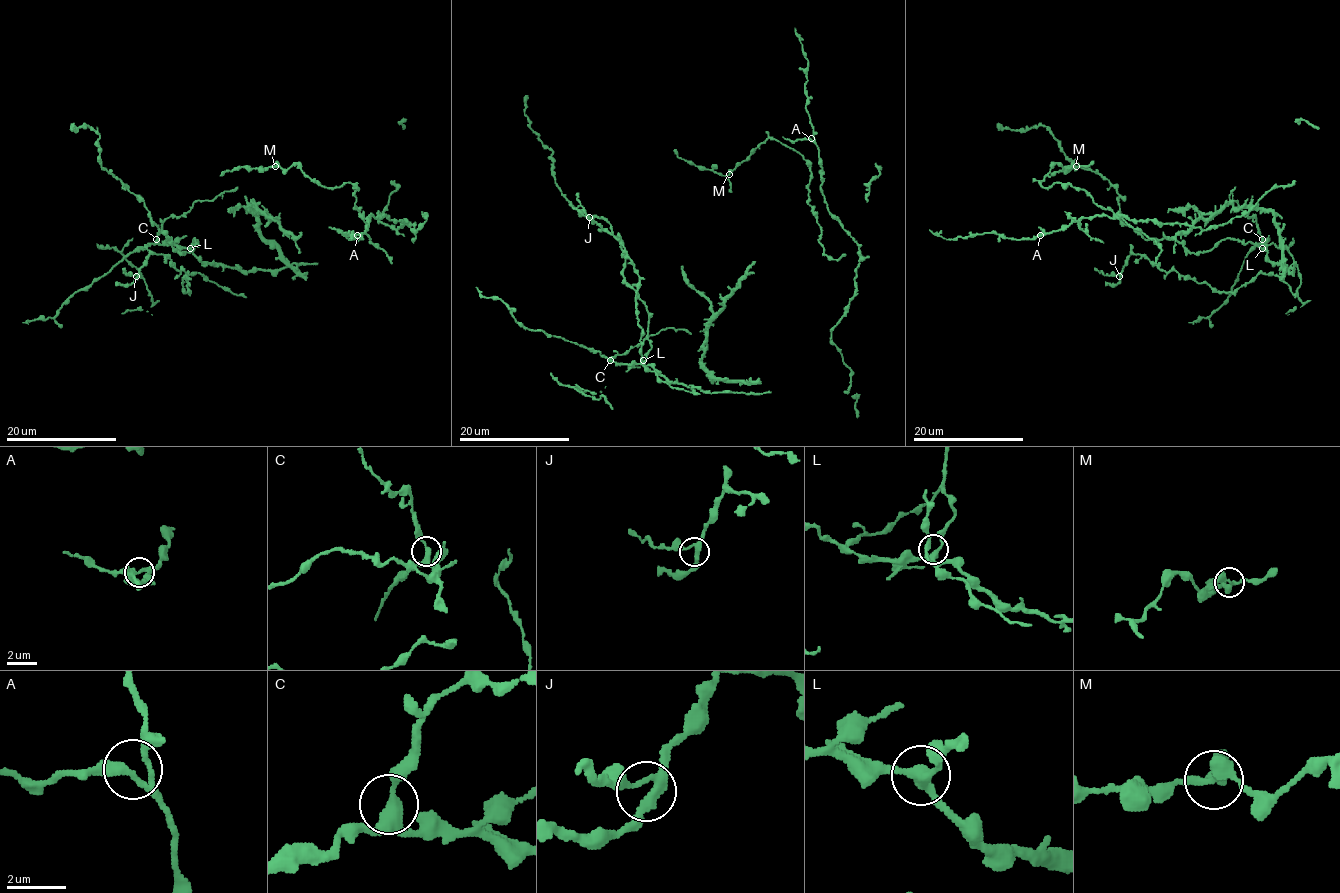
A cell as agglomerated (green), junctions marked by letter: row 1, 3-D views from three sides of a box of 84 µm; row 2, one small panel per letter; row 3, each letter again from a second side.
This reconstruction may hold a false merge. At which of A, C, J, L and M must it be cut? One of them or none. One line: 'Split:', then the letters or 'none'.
Split: none

